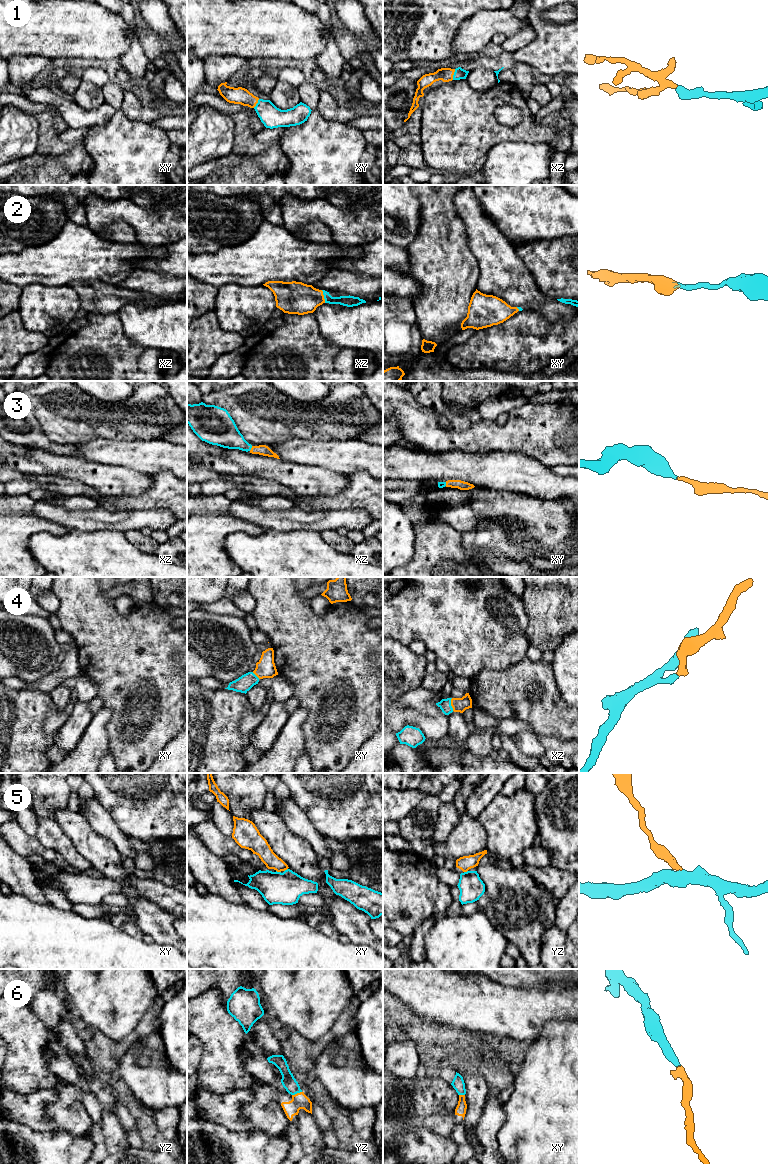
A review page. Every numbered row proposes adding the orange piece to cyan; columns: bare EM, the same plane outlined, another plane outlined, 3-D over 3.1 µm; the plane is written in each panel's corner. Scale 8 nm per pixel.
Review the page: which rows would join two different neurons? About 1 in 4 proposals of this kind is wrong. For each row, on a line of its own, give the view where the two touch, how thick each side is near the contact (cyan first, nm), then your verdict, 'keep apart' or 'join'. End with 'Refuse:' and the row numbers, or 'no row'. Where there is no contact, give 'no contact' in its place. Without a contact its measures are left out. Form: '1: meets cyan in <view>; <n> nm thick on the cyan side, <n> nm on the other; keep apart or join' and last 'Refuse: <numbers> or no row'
1: meets cyan in xz; 90 nm thick on the cyan side, 110 nm on the other; join
2: meets cyan in xz; 90 nm thick on the cyan side, 260 nm on the other; join
3: meets cyan in xz; 220 nm thick on the cyan side, 90 nm on the other; join
4: meets cyan in xz; 100 nm thick on the cyan side, 110 nm on the other; join
5: meets cyan in xy; 260 nm thick on the cyan side, 140 nm on the other; keep apart
6: meets cyan in yz; 120 nm thick on the cyan side, 130 nm on the other; join
Refuse: 5

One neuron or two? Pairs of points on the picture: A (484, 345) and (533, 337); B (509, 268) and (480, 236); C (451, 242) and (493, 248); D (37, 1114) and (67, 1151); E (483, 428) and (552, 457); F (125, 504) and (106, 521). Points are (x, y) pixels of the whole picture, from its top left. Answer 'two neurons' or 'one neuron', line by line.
A: one neuron
B: one neuron
C: two neurons
D: two neurons
E: one neuron
F: two neurons

